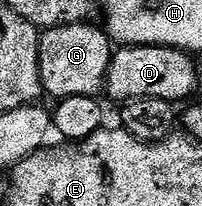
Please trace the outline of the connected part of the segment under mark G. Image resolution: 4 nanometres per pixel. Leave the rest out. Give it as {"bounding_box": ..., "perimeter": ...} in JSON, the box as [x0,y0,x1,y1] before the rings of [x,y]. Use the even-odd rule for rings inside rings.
{"bounding_box":[39,21,115,101],"perimeter":[[[86,21],[75,25],[48,28],[42,34],[39,45],[39,77],[41,90],[46,96],[50,95],[53,101],[60,101],[67,97],[94,97],[100,96],[105,89],[105,78],[113,60],[115,50],[108,34],[100,26],[92,27],[92,22]]]}

